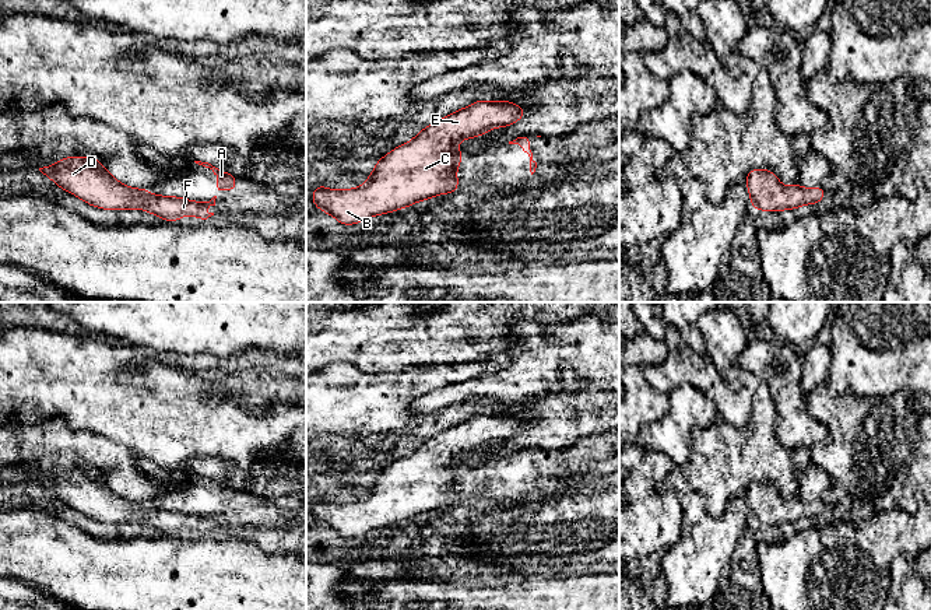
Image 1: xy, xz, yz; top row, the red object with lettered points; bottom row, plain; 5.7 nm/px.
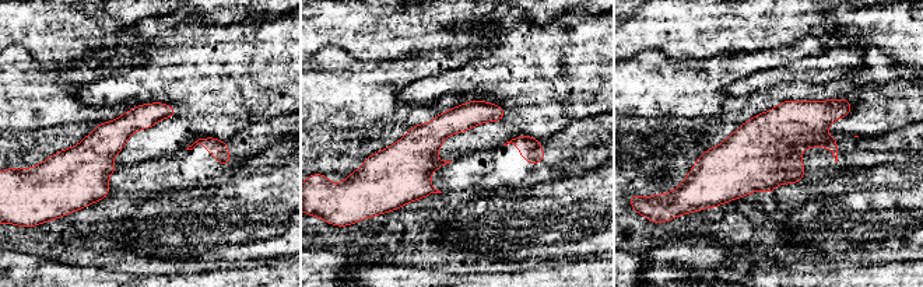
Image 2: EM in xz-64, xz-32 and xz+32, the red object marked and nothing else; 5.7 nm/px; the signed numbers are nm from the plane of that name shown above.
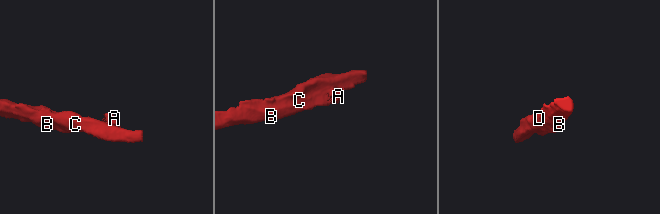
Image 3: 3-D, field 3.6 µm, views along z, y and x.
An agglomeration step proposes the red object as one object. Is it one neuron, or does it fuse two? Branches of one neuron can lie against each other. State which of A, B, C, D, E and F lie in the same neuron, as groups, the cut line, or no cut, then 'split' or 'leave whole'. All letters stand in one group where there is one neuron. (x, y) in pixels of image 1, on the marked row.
A B C D E F | no cut | leave whole

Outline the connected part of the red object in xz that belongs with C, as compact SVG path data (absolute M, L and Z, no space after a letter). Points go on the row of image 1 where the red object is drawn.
M475 101L425 129L411 141L380 158L359 187L333 190L317 186L312 199L317 208L344 225L391 213L425 199L454 193L456 171L463 152L456 144L520 120L524 108L509 101Z

